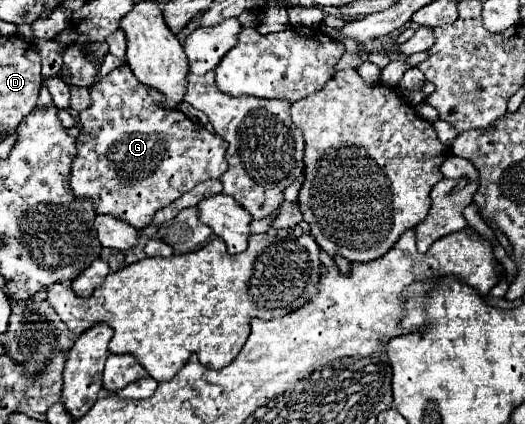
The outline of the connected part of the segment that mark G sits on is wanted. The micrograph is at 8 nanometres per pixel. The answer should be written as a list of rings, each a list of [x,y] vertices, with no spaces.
[[[129,65],[113,69],[91,89],[93,105],[81,111],[79,117],[79,139],[77,139],[77,157],[71,171],[71,189],[79,197],[91,197],[95,211],[99,215],[113,215],[135,229],[145,229],[151,225],[155,213],[183,193],[191,191],[197,183],[207,179],[219,179],[227,171],[227,141],[209,133],[203,125],[199,127],[187,119],[181,111],[165,111],[151,101],[149,91],[141,85],[131,73]]]

